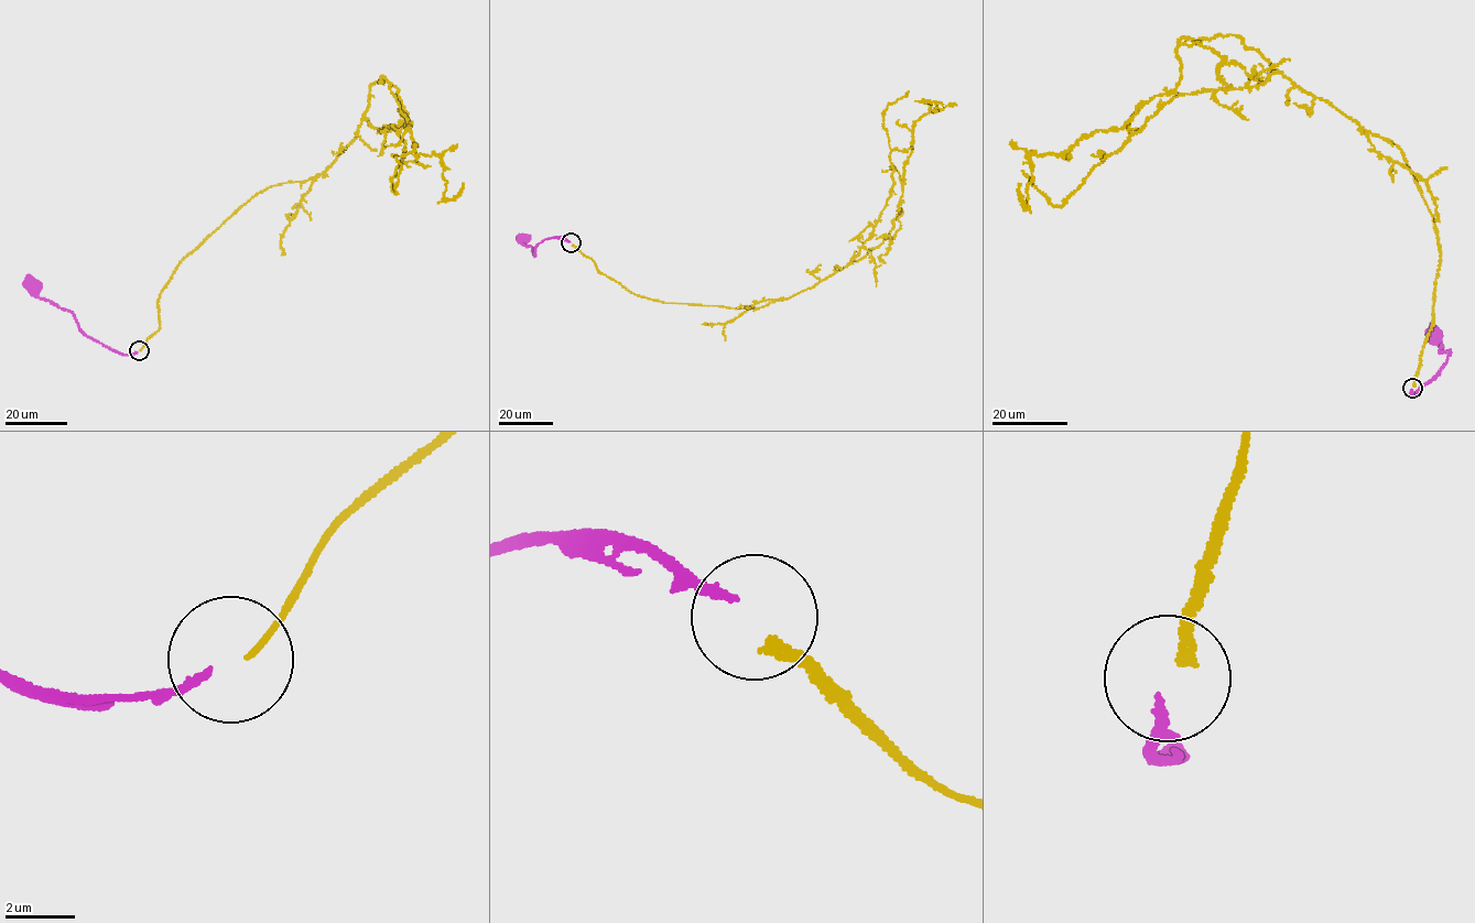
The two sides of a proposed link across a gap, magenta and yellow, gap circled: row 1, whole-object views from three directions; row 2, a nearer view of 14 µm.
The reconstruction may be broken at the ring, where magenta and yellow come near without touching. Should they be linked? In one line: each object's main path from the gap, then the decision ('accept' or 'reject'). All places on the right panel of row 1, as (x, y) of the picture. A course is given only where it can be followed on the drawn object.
course magenta (1412, 390), (1410, 395), (1414, 397), (1446, 360), (1450, 351), (1440, 353), (1442, 348), (1436, 333); course yellow (1413, 386), (1440, 260), (1402, 152), (1239, 37), (1180, 40), (1177, 89), (1031, 153), (1026, 205), (1020, 184); reject

